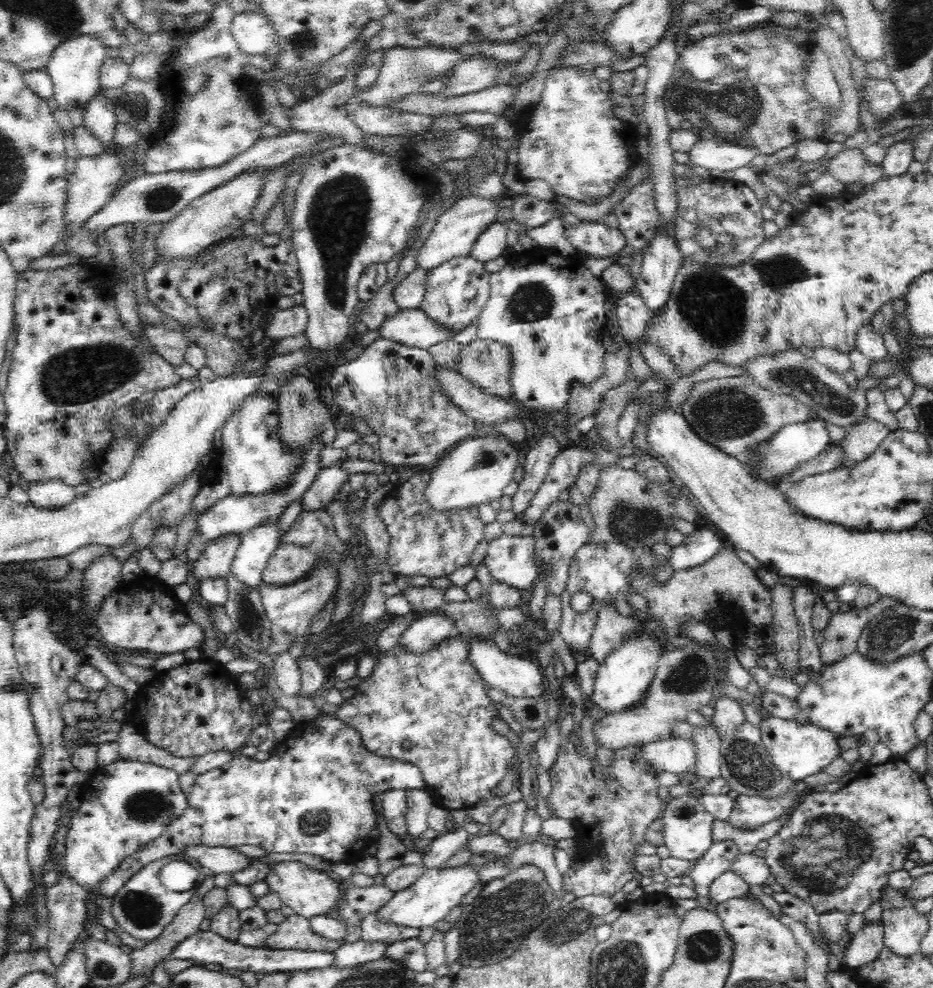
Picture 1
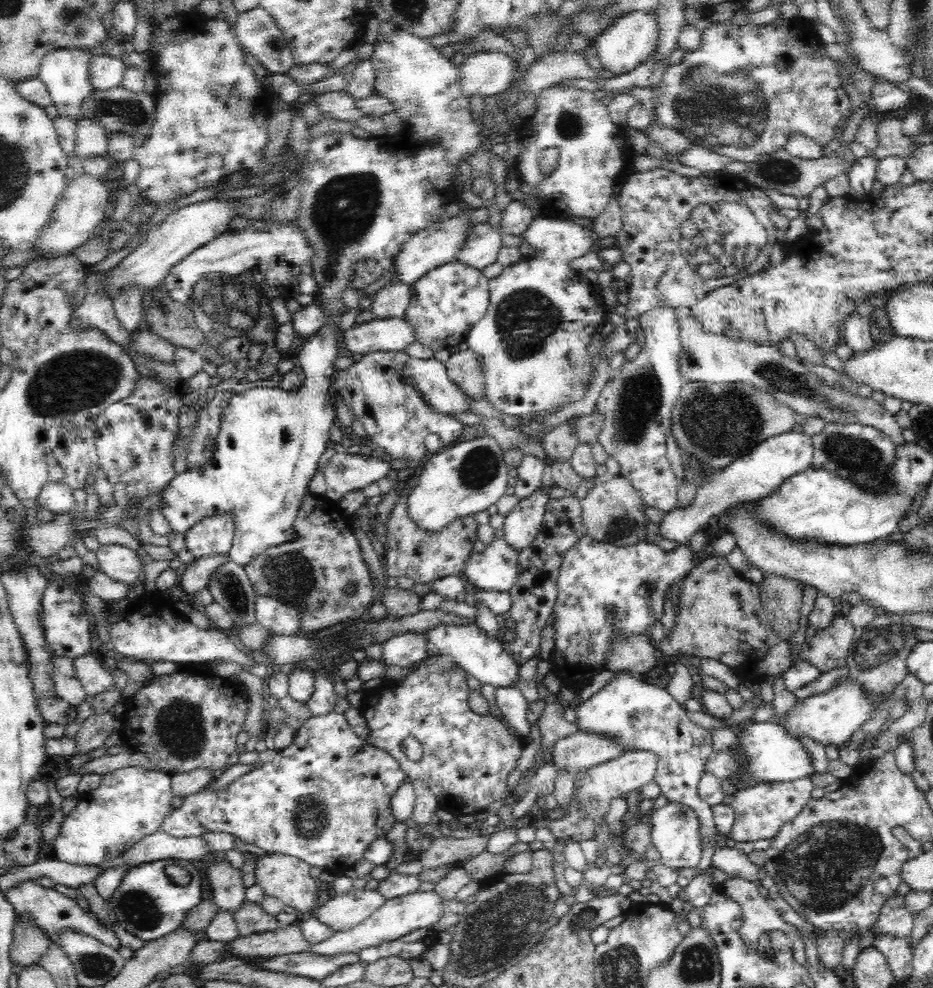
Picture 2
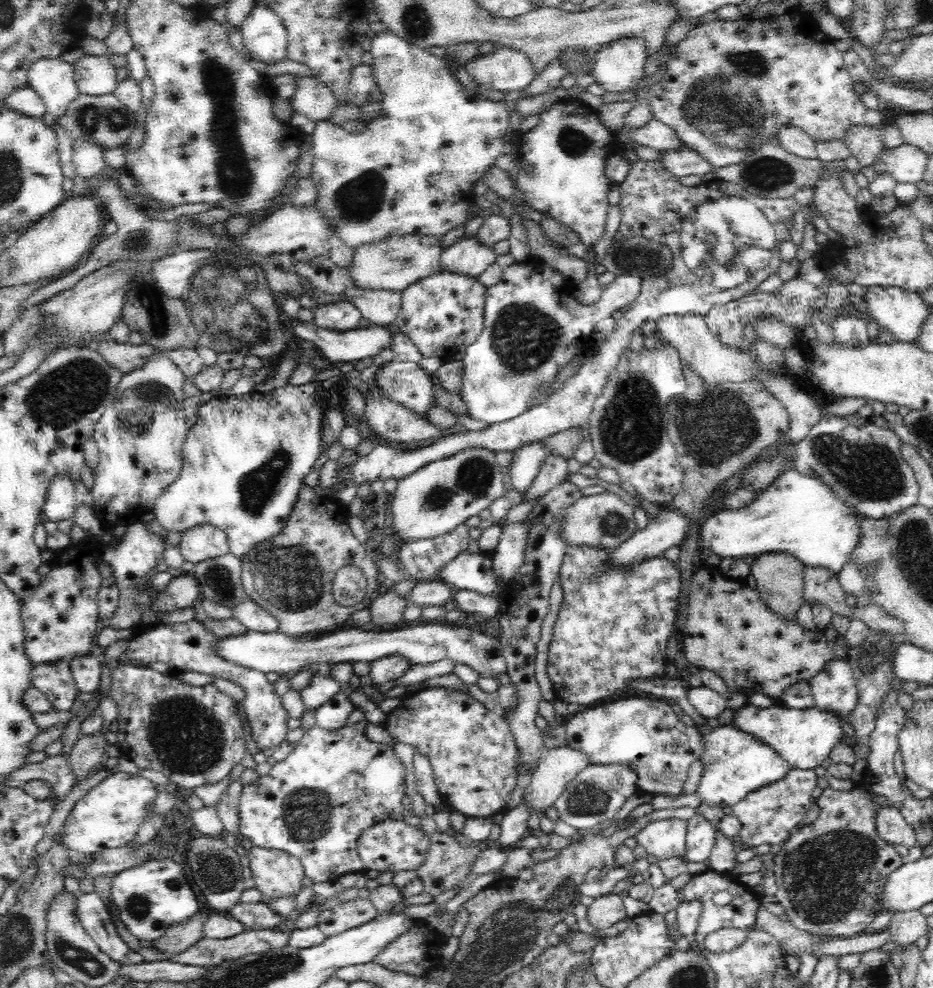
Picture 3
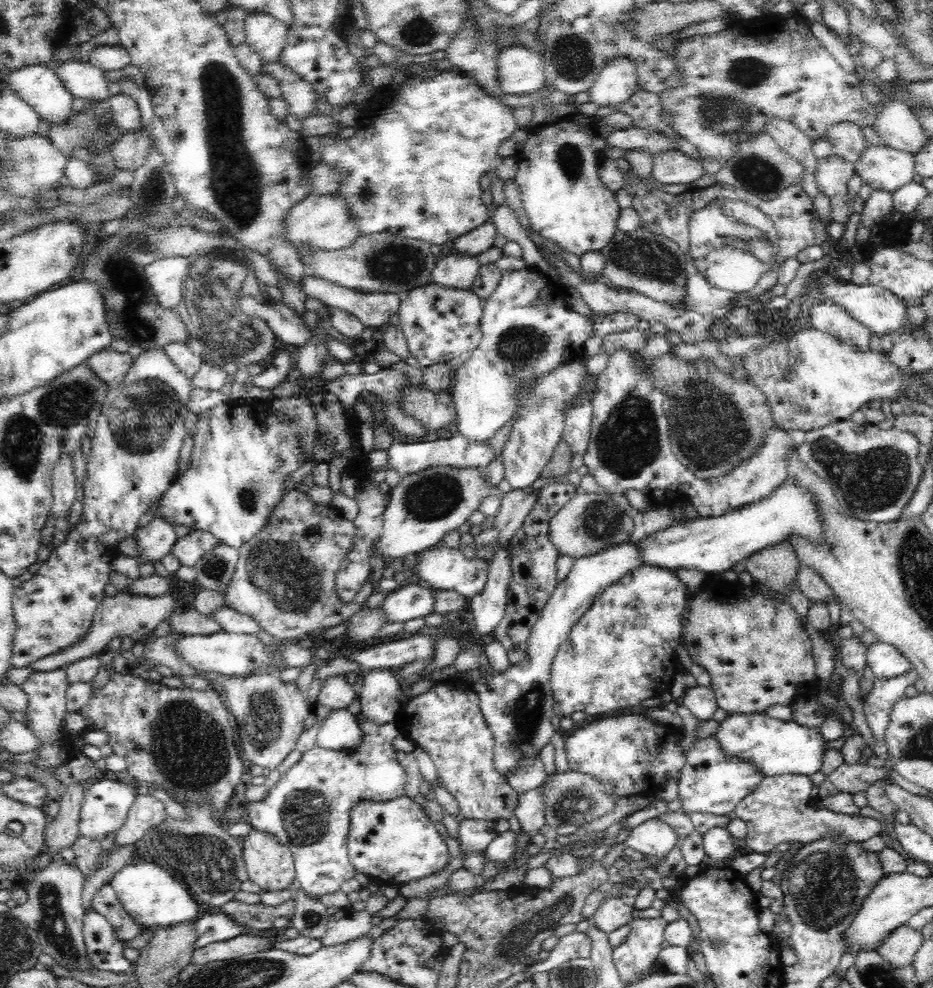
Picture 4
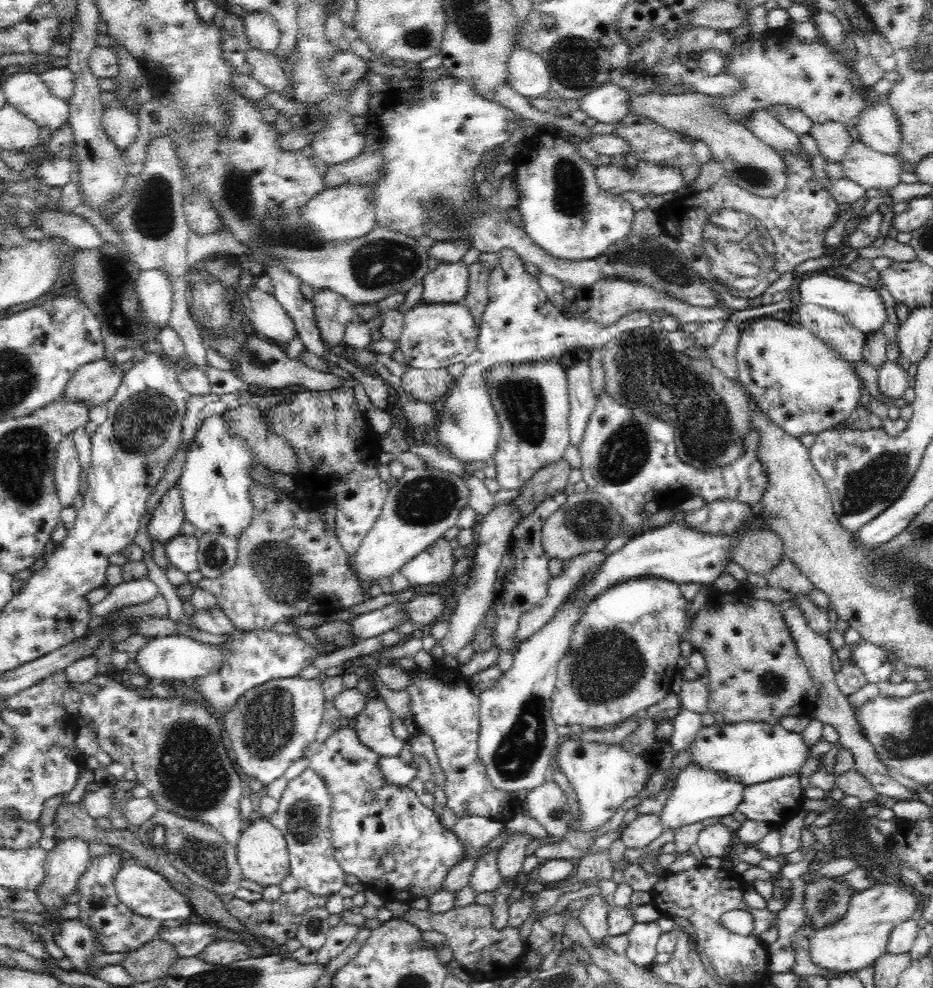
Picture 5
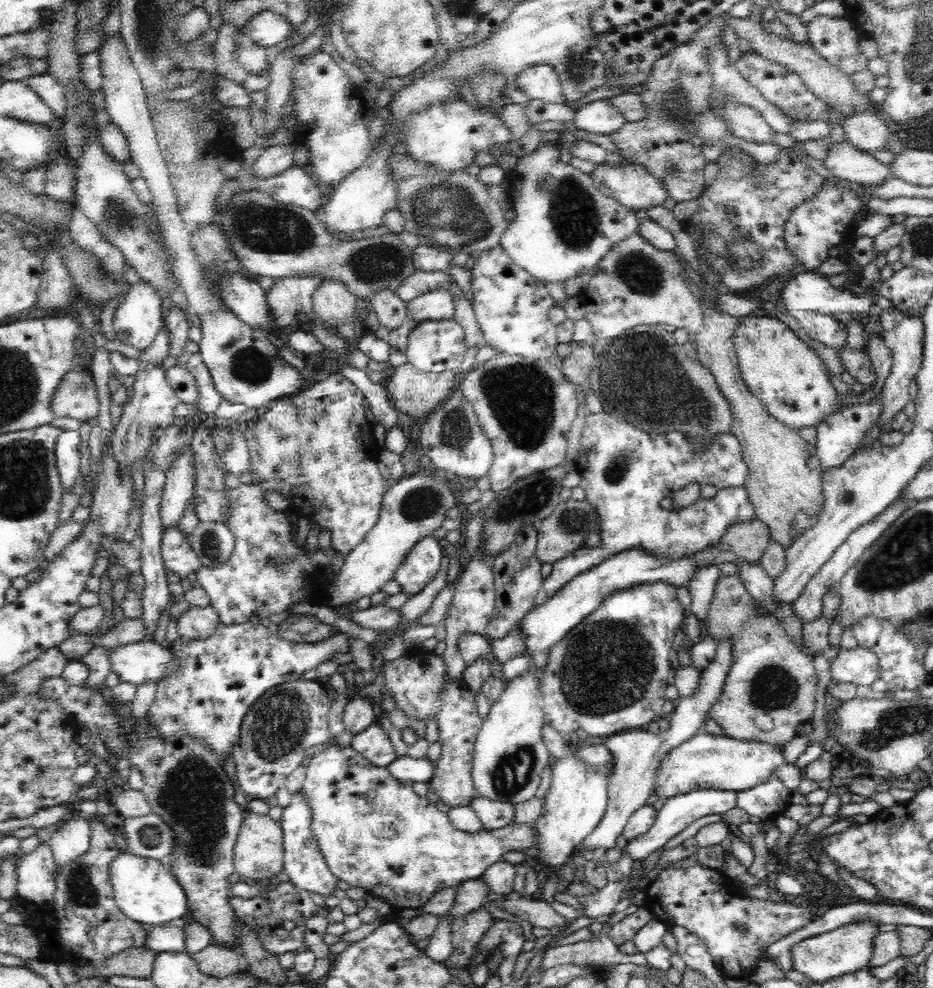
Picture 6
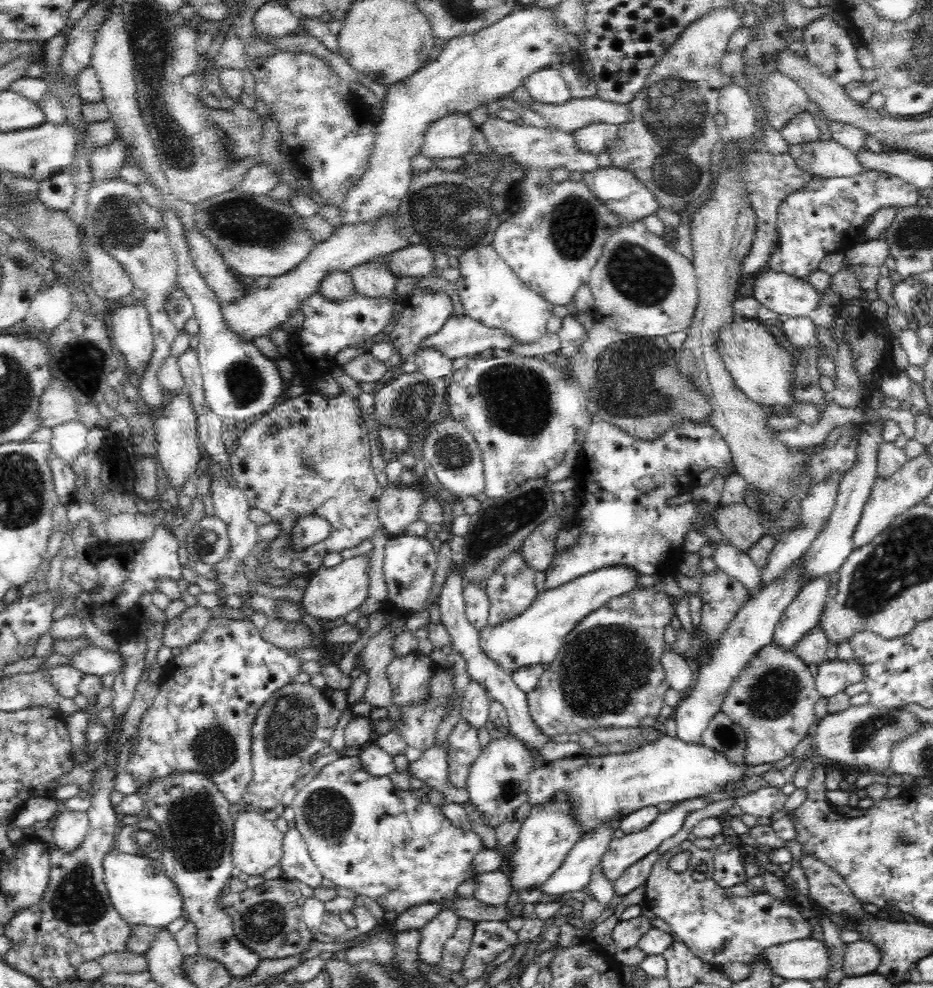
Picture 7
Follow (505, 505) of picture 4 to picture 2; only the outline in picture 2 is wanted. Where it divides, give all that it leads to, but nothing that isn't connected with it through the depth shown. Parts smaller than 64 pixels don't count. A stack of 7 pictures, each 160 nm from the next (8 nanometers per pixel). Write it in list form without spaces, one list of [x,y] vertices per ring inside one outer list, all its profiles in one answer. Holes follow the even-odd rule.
[[[576,417],[545,434],[541,441],[545,448],[545,454],[549,456],[549,459],[544,459],[544,463],[546,463],[545,470],[550,470],[550,460],[570,460],[575,448],[580,444],[580,441],[574,435],[574,420],[576,420]]]

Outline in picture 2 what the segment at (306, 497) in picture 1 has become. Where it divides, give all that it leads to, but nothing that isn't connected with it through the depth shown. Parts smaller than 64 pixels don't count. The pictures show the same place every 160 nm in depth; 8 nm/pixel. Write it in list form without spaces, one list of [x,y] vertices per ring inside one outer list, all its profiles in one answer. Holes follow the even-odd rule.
[[[335,453],[327,462],[327,465],[323,469],[324,478],[326,483],[326,498],[333,500],[334,502],[339,502],[341,498],[352,492],[354,489],[362,489],[368,484],[373,482],[378,482],[381,478],[386,477],[386,473],[392,469],[390,463],[378,459],[375,457],[362,457],[358,453]]]

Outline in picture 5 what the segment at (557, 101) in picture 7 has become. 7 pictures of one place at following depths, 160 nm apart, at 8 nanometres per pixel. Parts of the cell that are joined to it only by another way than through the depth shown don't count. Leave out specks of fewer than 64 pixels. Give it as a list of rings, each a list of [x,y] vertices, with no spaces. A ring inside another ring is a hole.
[[[513,46],[508,58],[508,85],[518,94],[529,98],[542,98],[551,90],[551,73],[540,56]]]

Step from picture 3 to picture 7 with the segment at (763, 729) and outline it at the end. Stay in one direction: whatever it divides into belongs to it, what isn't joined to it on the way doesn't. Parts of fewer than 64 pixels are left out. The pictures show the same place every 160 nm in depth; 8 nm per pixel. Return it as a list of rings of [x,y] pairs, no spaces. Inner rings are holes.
[[[664,734],[656,742],[626,753],[577,755],[541,763],[528,776],[527,802],[542,806],[560,793],[567,796],[573,802],[574,817],[584,825],[583,837],[612,817],[622,820],[640,808],[662,802],[680,803],[720,791],[728,784],[737,786],[746,770],[748,763],[745,760],[737,765],[728,763],[724,753],[706,747],[702,742],[688,743]]]

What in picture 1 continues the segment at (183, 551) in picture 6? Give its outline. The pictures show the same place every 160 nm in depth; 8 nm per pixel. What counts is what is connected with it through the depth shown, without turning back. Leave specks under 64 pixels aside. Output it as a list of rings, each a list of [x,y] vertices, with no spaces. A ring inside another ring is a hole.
[[[316,439],[308,448],[299,469],[293,474],[291,481],[283,489],[272,489],[265,495],[228,495],[221,501],[215,502],[210,510],[202,513],[198,518],[198,530],[209,543],[218,540],[220,536],[228,534],[244,534],[249,529],[259,525],[276,523],[287,506],[301,498],[308,490],[311,482],[316,478],[320,468],[320,452],[324,448],[322,439]]]

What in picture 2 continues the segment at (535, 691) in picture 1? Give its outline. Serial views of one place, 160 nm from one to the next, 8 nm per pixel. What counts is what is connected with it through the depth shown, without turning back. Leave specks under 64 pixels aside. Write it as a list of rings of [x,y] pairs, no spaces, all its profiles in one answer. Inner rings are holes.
[[[475,622],[464,625],[438,624],[434,628],[428,628],[424,633],[428,645],[427,656],[450,655],[469,676],[494,688],[512,686],[518,682],[519,665],[512,655],[504,649],[504,645],[498,639],[488,636]]]

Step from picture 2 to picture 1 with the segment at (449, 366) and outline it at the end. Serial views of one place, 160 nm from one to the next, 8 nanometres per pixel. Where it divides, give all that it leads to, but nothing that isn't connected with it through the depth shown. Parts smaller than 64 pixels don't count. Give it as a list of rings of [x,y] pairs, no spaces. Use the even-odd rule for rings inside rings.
[[[472,340],[464,345],[454,370],[482,391],[508,397],[512,390],[510,348],[492,340]]]

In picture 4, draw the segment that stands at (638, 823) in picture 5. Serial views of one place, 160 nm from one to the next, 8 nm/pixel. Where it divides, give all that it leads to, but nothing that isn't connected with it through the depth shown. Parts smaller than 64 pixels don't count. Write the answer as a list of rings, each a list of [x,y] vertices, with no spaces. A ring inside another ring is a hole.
[[[657,817],[633,828],[624,844],[645,856],[657,856],[660,859],[678,844],[679,839],[678,833]]]

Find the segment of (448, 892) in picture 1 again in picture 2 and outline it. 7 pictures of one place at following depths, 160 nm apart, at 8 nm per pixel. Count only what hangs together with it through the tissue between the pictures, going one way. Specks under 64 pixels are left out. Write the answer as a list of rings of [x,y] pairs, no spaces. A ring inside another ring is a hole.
[[[436,889],[430,891],[420,891],[399,896],[392,900],[387,900],[378,910],[374,911],[364,922],[354,926],[352,930],[346,932],[335,931],[332,936],[328,936],[322,942],[311,944],[308,951],[320,955],[334,956],[342,953],[358,953],[366,947],[378,946],[379,944],[390,942],[402,938],[405,934],[418,931],[421,928],[429,928],[440,920],[444,914],[444,899],[436,893]]]

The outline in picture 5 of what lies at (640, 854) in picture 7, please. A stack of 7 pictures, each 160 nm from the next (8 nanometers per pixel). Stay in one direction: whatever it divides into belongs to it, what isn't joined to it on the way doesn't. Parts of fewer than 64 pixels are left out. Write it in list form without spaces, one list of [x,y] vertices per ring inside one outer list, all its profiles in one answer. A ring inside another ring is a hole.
[[[690,761],[677,774],[674,790],[666,800],[666,805],[662,814],[660,814],[664,831],[668,830],[668,828],[676,830],[680,826],[694,824],[695,822],[706,820],[706,818],[716,820],[718,816],[730,816],[741,804],[744,788],[744,784],[731,779],[728,775],[700,767],[700,765]]]

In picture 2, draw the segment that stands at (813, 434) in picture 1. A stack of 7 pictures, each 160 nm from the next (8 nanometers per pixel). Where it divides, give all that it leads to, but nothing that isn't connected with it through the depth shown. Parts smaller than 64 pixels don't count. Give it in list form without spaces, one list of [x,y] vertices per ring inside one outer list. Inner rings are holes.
[[[794,428],[757,444],[748,454],[737,458],[720,472],[712,474],[709,480],[702,482],[697,488],[696,496],[688,508],[676,507],[666,513],[659,523],[663,539],[680,546],[689,544],[692,536],[702,530],[711,517],[720,515],[736,503],[756,502],[770,496],[788,477],[812,467],[814,447],[810,438],[810,435]]]

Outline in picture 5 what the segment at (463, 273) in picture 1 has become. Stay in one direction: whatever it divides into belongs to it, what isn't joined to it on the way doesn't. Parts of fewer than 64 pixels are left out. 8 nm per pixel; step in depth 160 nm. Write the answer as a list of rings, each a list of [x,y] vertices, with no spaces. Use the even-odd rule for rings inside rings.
[[[463,301],[455,303],[417,303],[404,315],[404,328],[398,342],[409,366],[421,369],[447,368],[465,362],[476,350],[479,328]]]

